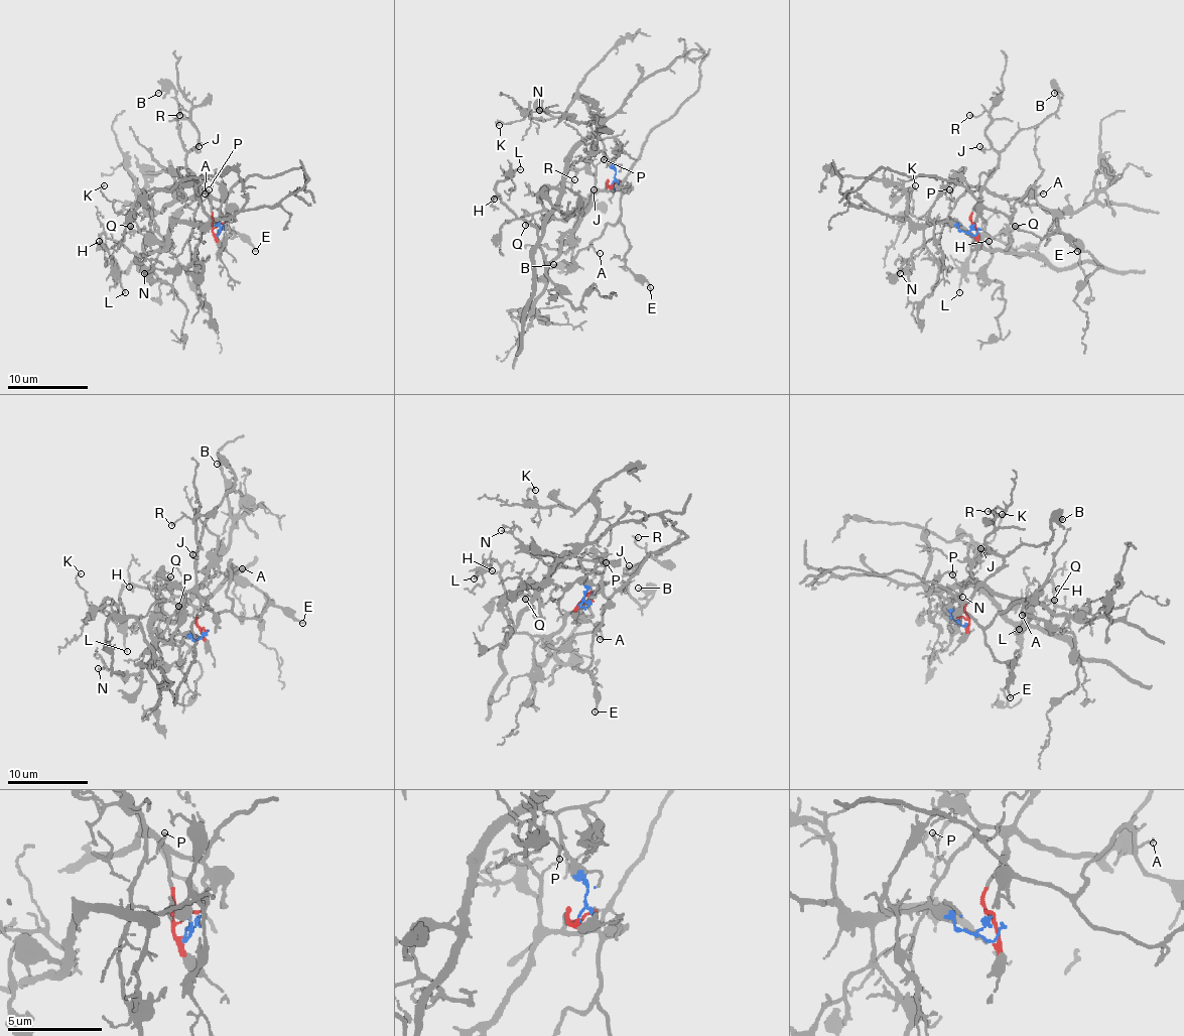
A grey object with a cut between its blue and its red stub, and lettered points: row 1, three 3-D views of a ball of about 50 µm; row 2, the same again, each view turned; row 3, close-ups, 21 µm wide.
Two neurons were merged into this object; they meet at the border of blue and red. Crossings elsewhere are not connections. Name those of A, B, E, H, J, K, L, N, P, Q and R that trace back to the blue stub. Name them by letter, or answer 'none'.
H, K, L, N, Q

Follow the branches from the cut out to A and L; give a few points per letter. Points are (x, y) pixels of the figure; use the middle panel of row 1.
A: (618, 182), (608, 180), (608, 190), (620, 190), (618, 220), (606, 224), (592, 242), (600, 254)
L: (618, 182), (604, 144), (585, 138), (543, 208), (515, 216), (497, 182), (521, 168)

